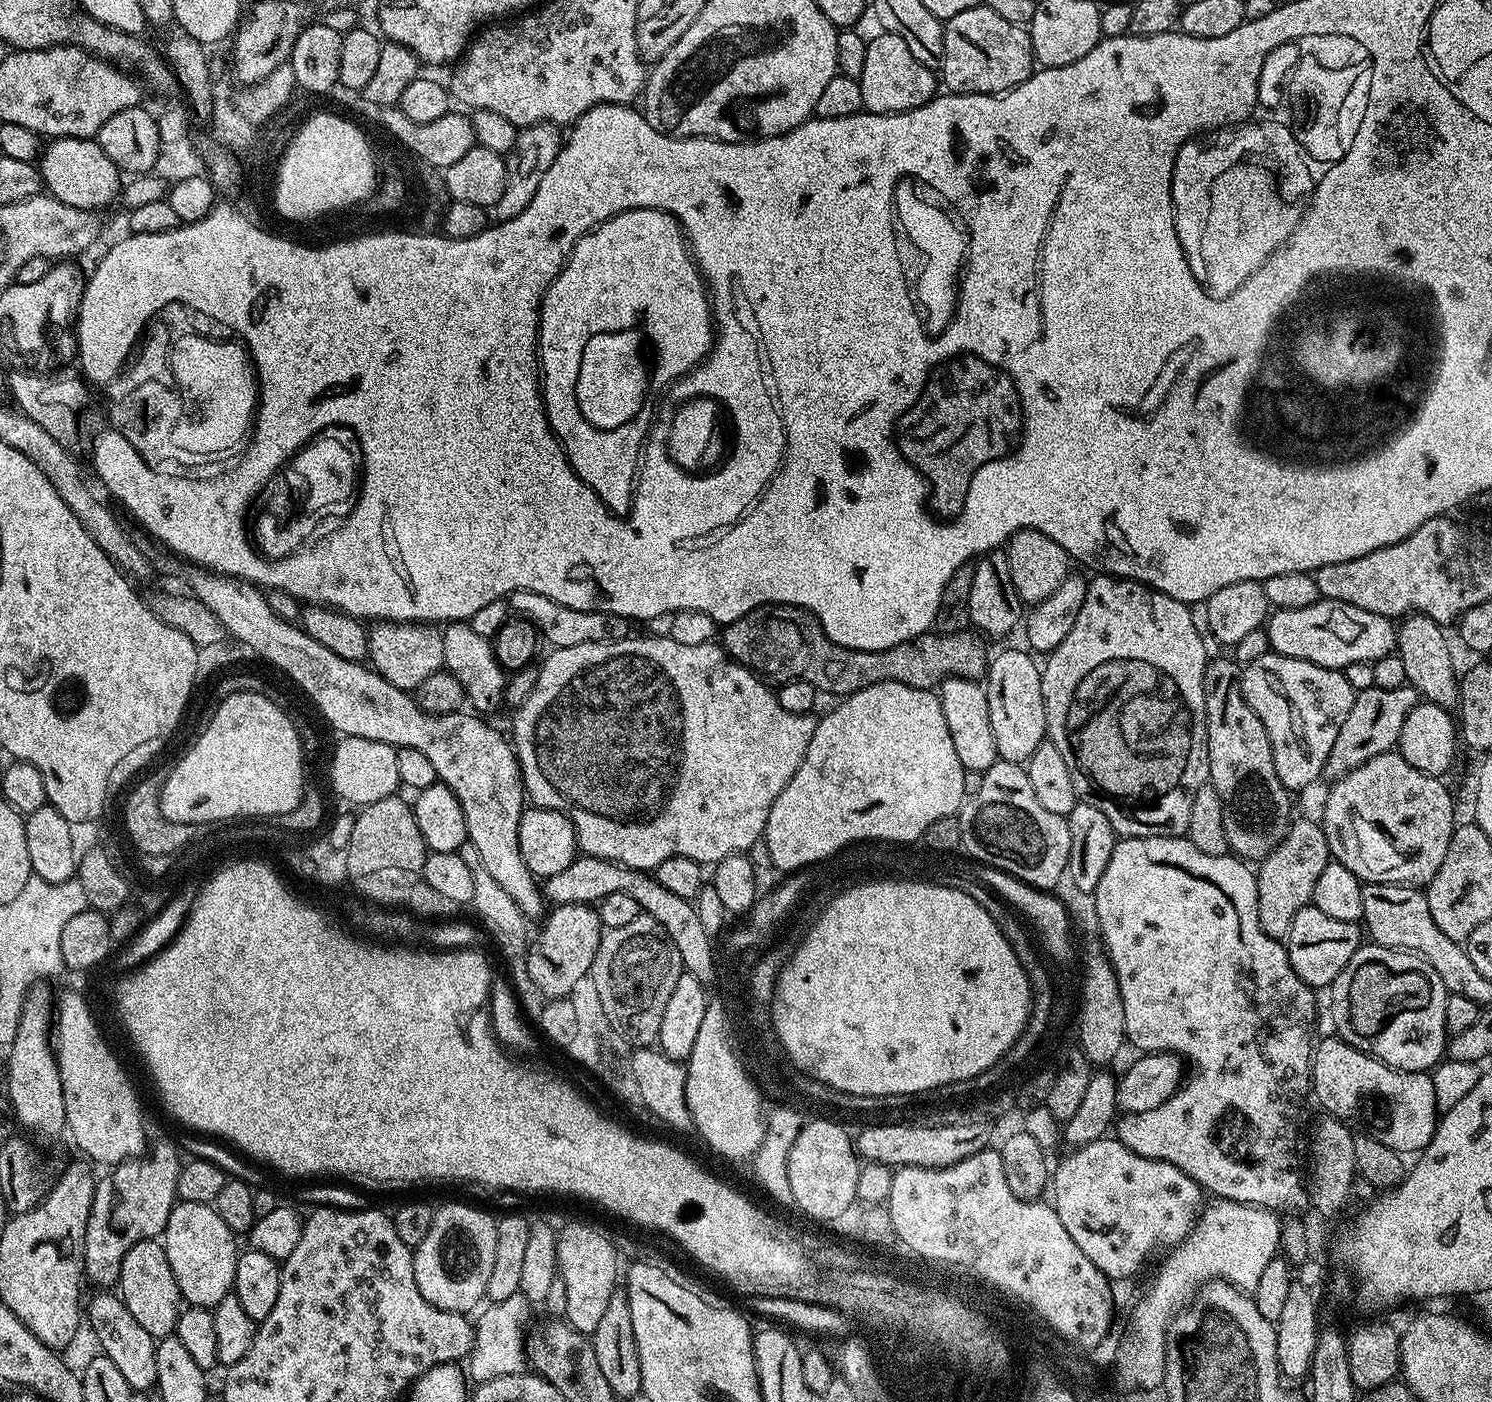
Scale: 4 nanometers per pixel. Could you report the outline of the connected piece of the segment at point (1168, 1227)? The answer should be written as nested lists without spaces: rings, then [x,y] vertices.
[[[1115,1138],[1095,1140],[1089,1144],[1073,1147],[1069,1152],[1072,1153],[1057,1168],[1055,1165],[1050,1176],[1050,1192],[1056,1195],[1054,1207],[1058,1218],[1062,1218],[1062,1226],[1066,1226],[1066,1231],[1070,1233],[1070,1238],[1074,1238],[1076,1245],[1082,1249],[1082,1254],[1086,1254],[1086,1258],[1090,1258],[1090,1262],[1094,1262],[1094,1266],[1098,1266],[1098,1270],[1102,1270],[1102,1274],[1108,1277],[1109,1281],[1130,1279],[1147,1262],[1148,1255],[1156,1248],[1156,1243],[1160,1243],[1164,1250],[1171,1250],[1187,1238],[1188,1233],[1192,1230],[1192,1225],[1196,1223],[1196,1218],[1202,1211],[1206,1196],[1200,1185],[1195,1184],[1182,1170],[1178,1170],[1178,1166],[1170,1166],[1170,1162],[1142,1158],[1142,1154],[1134,1154],[1134,1150],[1130,1150],[1121,1140]]]

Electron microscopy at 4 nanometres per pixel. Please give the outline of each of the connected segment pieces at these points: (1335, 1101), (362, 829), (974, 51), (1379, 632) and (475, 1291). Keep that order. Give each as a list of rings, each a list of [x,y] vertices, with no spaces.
[[[1329,1034],[1325,1040],[1317,1039],[1312,1049],[1312,1079],[1310,1081],[1314,1100],[1321,1104],[1327,1115],[1349,1118],[1355,1112],[1369,1124],[1370,1135],[1382,1142],[1382,1146],[1390,1146],[1390,1150],[1401,1154],[1419,1154],[1432,1141],[1438,1123],[1438,1109],[1434,1082],[1428,1072],[1404,1072],[1400,1068],[1392,1068],[1381,1060],[1375,1060],[1368,1052],[1350,1046],[1335,1034]]]
[[[399,795],[387,796],[363,805],[355,813],[354,830],[346,849],[351,855],[352,871],[402,870],[416,874],[423,869],[429,850],[422,838],[422,830],[418,830],[418,818],[412,812],[412,804],[400,799]]]
[[[977,6],[943,21],[944,62],[942,84],[953,93],[1003,94],[1026,82],[1034,71],[1032,39],[1025,25],[1006,22],[994,10]]]
[[[1340,600],[1314,601],[1298,610],[1277,608],[1266,621],[1268,646],[1279,656],[1309,660],[1323,668],[1343,670],[1354,662],[1372,664],[1384,656],[1393,655],[1397,625],[1387,616],[1362,610]]]
[[[444,1204],[441,1208],[435,1209],[432,1225],[426,1233],[426,1238],[422,1238],[422,1242],[412,1253],[412,1261],[414,1262],[414,1282],[418,1282],[418,1290],[422,1290],[422,1298],[426,1298],[426,1302],[430,1302],[434,1306],[438,1306],[447,1312],[459,1312],[461,1314],[471,1313],[471,1308],[475,1306],[479,1300],[485,1299],[484,1291],[486,1290],[486,1282],[490,1282],[490,1270],[494,1267],[494,1246],[496,1245],[496,1220],[488,1217],[480,1208],[471,1208],[468,1204]]]

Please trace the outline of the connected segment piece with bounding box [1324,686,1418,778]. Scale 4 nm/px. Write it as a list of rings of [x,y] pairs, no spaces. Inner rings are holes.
[[[1411,686],[1394,690],[1374,687],[1356,693],[1354,706],[1350,706],[1350,714],[1346,714],[1346,722],[1342,722],[1338,738],[1334,738],[1334,750],[1330,750],[1324,772],[1330,774],[1329,777],[1339,778],[1362,766],[1370,758],[1393,751],[1400,743],[1402,722],[1417,702],[1418,693]]]

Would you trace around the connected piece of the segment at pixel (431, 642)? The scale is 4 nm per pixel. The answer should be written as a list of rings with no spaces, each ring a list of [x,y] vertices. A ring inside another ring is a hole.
[[[380,622],[368,634],[368,660],[386,682],[398,686],[404,692],[412,692],[430,674],[444,668],[442,654],[443,631],[430,624],[398,624],[395,622]]]

